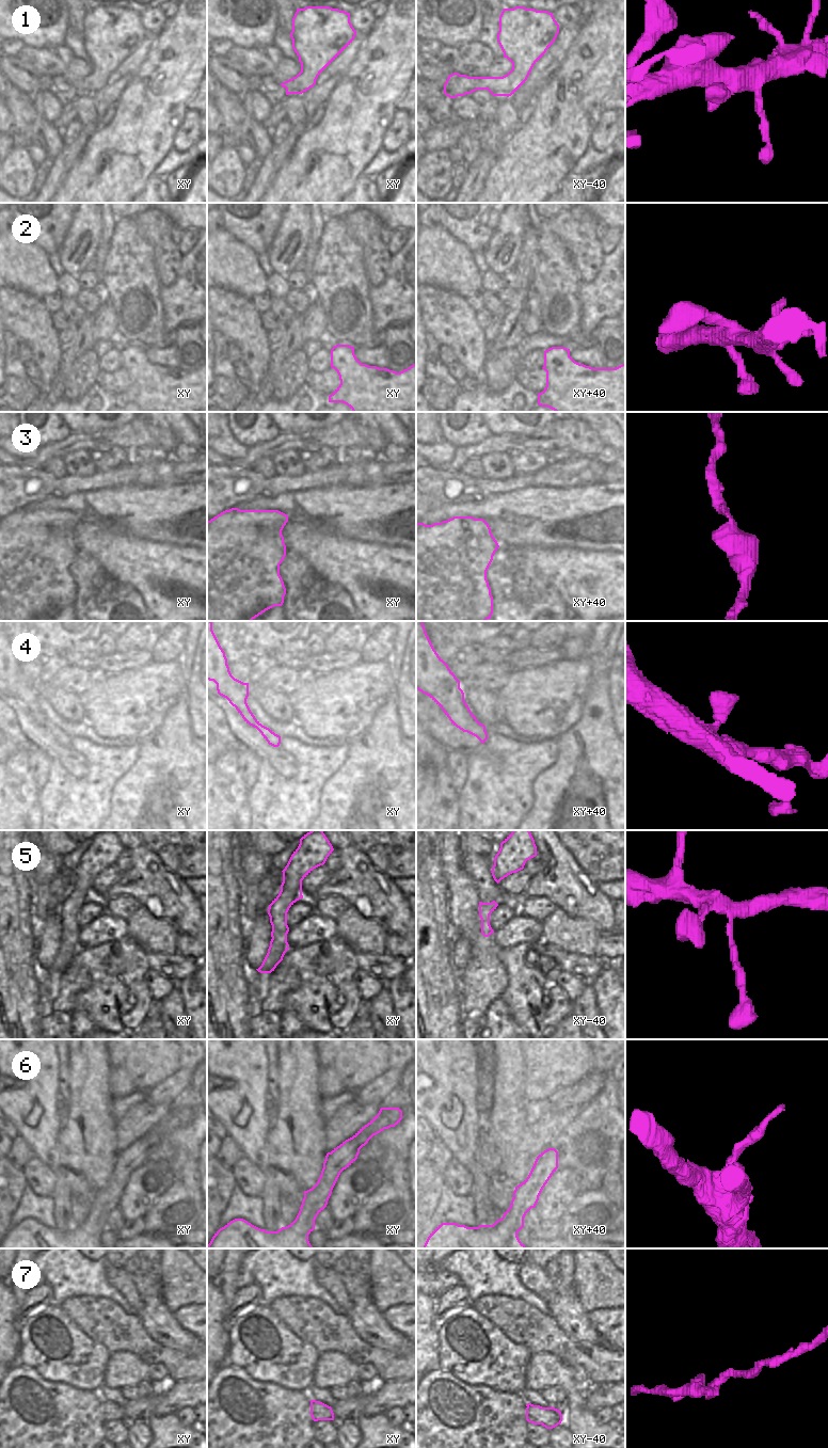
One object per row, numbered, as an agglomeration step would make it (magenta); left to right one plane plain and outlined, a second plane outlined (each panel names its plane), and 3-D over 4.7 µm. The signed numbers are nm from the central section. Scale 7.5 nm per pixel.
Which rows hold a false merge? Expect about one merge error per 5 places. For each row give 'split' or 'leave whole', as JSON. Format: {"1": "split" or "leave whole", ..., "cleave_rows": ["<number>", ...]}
{"1": "leave whole", "2": "leave whole", "3": "leave whole", "4": "leave whole", "5": "leave whole", "6": "leave whole", "7": "split", "cleave_rows": ["7"]}

